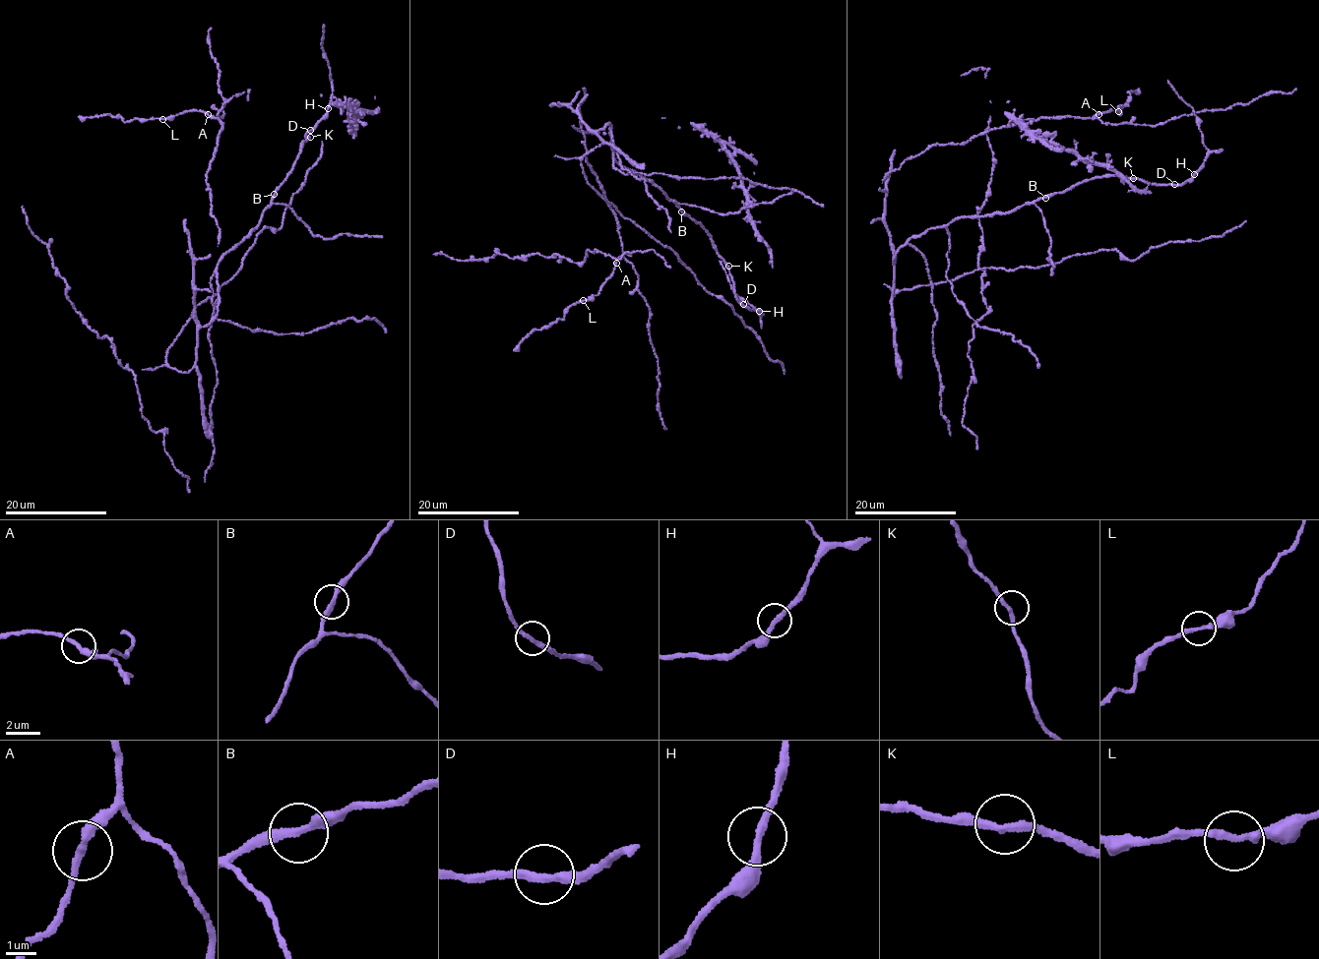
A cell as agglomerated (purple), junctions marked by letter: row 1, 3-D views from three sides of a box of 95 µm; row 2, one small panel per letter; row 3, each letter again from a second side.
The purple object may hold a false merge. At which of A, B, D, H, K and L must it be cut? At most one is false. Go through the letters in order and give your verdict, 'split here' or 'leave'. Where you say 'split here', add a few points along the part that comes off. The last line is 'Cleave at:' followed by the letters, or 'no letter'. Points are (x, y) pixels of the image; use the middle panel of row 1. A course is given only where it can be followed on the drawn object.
A: leave
B: leave
D: leave
H: leave
K: leave
L: leave
Cleave at: no letter

